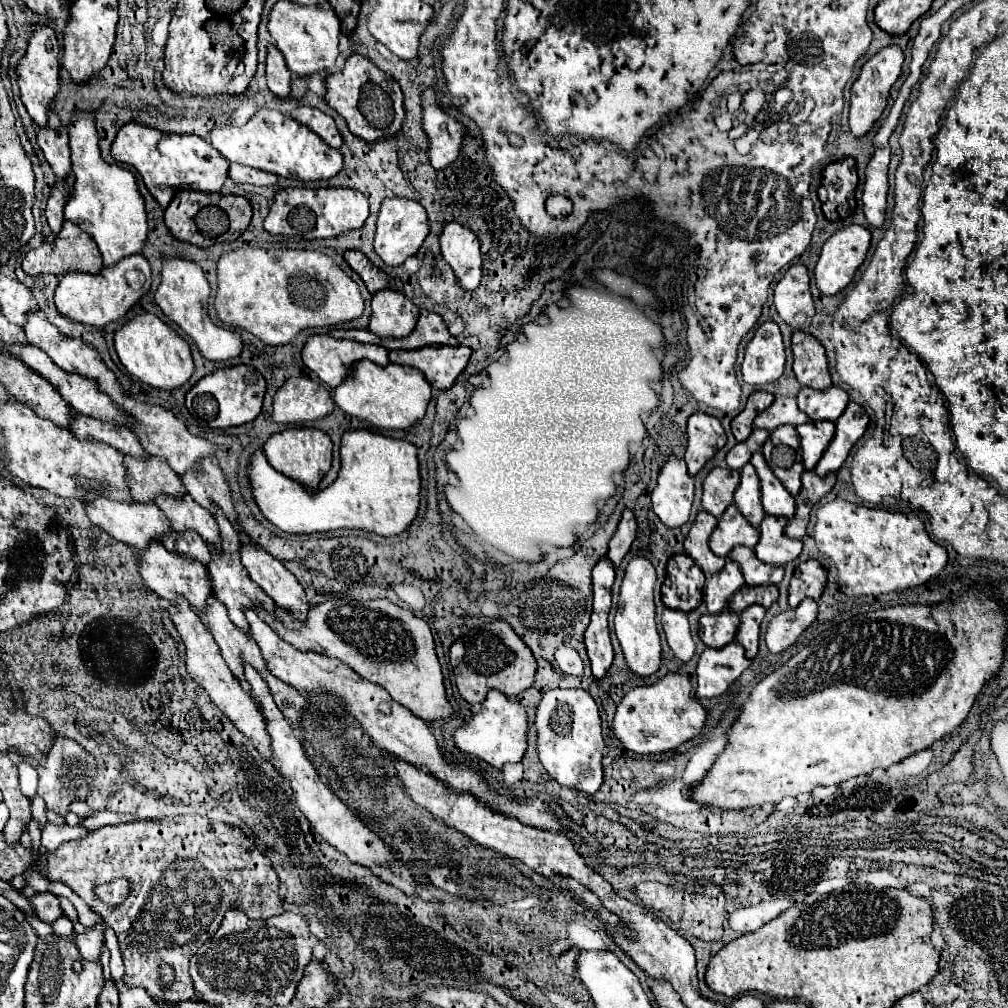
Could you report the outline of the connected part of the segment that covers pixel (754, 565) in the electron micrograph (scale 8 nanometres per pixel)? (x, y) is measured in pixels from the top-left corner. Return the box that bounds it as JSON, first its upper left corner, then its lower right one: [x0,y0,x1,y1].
[729,546,783,586]

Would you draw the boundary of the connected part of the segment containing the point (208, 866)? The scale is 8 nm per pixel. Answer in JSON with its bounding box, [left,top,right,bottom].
[45,816,283,1002]

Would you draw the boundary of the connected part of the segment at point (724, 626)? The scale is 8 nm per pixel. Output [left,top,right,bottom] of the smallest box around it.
[699,608,739,648]

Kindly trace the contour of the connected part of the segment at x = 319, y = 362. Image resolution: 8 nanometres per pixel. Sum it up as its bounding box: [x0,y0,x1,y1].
[301,334,389,386]

